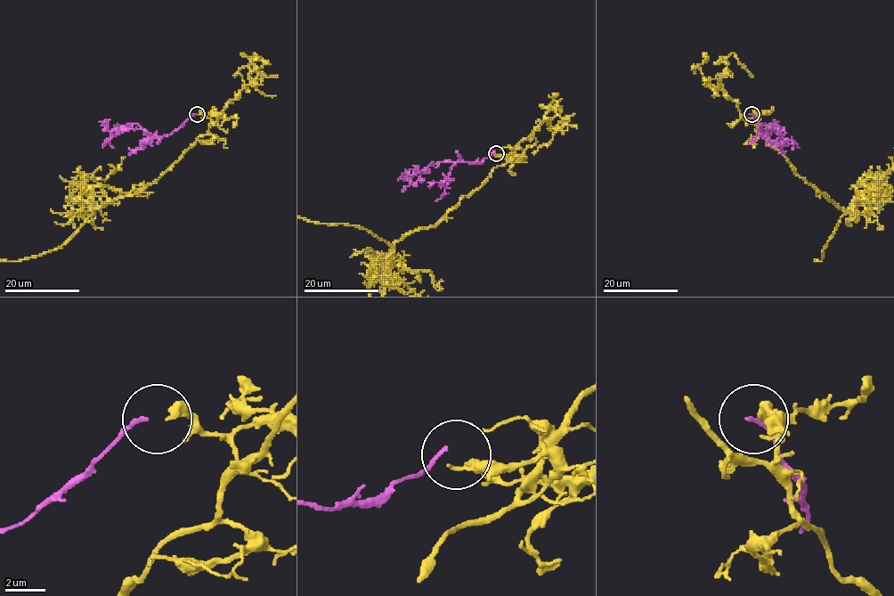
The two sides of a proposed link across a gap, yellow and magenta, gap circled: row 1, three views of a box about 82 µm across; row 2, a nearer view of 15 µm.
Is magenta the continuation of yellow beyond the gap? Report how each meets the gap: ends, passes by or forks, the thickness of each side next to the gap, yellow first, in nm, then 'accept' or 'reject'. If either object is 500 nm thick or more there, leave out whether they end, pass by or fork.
yellow ends | magenta ends | 420/160 nm | reject

